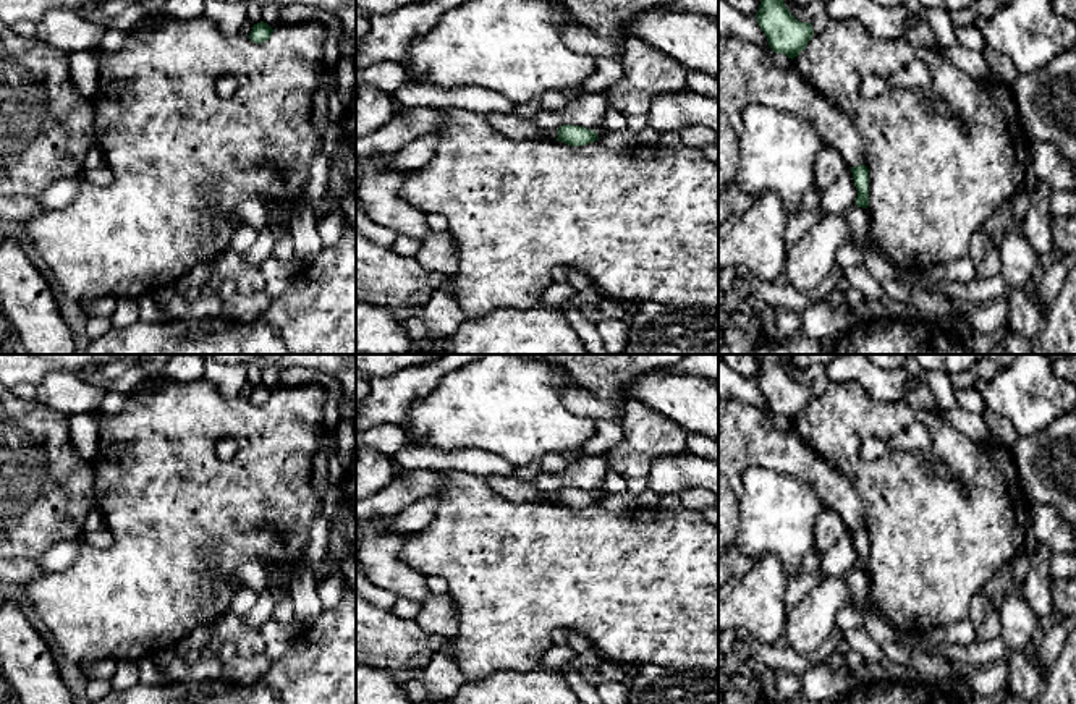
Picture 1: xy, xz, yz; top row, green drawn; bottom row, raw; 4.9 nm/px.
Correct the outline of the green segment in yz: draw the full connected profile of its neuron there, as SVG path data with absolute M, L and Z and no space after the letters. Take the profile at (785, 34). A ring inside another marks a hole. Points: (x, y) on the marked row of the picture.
M760 0L757 23L767 36L772 52L798 57L814 36L811 23L798 21L783 0Z

